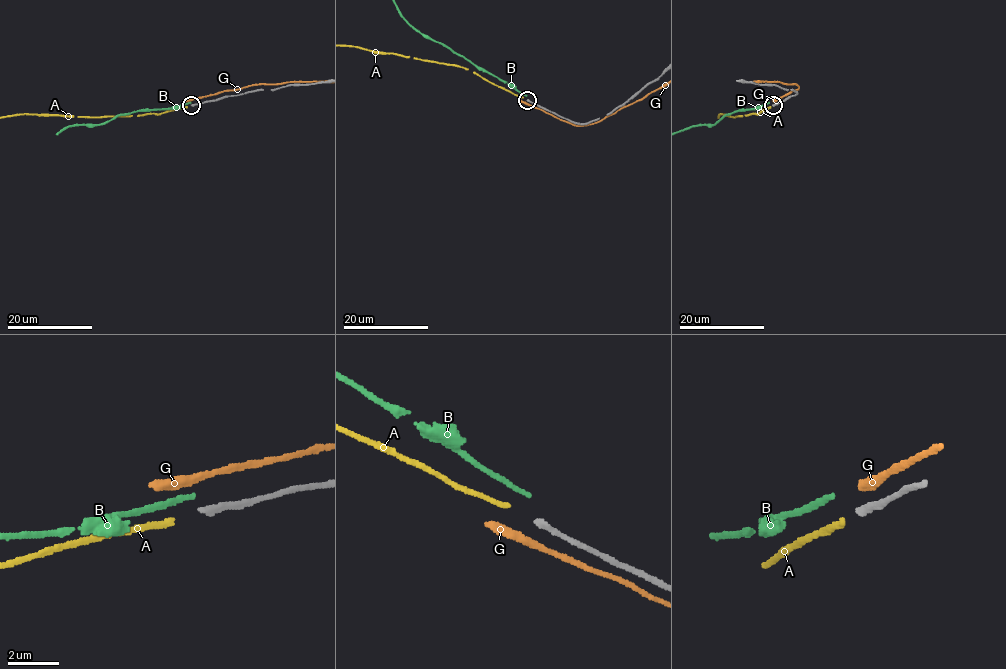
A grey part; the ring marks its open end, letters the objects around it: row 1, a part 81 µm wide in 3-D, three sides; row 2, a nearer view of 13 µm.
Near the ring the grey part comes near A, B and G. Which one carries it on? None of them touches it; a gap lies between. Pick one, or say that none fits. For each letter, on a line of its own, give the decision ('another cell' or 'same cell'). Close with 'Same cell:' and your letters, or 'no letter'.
A: same cell
B: another cell
G: another cell
Same cell: A

